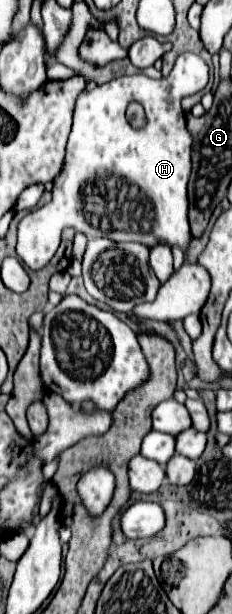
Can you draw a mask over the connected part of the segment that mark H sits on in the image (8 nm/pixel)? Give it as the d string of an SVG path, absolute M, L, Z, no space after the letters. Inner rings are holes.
M182 53L176 59L174 69L180 73L172 79L164 77L154 81L142 73L122 75L120 79L112 79L78 97L72 133L66 145L66 163L54 179L52 201L30 211L18 225L16 253L26 267L42 269L54 257L66 223L86 223L86 219L92 227L76 227L86 235L96 233L94 227L102 227L102 231L106 231L102 237L112 241L136 241L146 247L166 243L188 251L192 241L188 221L192 139L186 129L180 99L198 93L208 83L208 65L194 53ZM130 101L138 101L146 109L148 123L142 129L134 129L126 121L124 113ZM130 171L132 179L126 181L126 173ZM104 177L122 179L122 185L106 179L102 181L106 185L106 195L90 195L88 191L84 215L84 187ZM120 209L126 209L126 213L120 213Z

